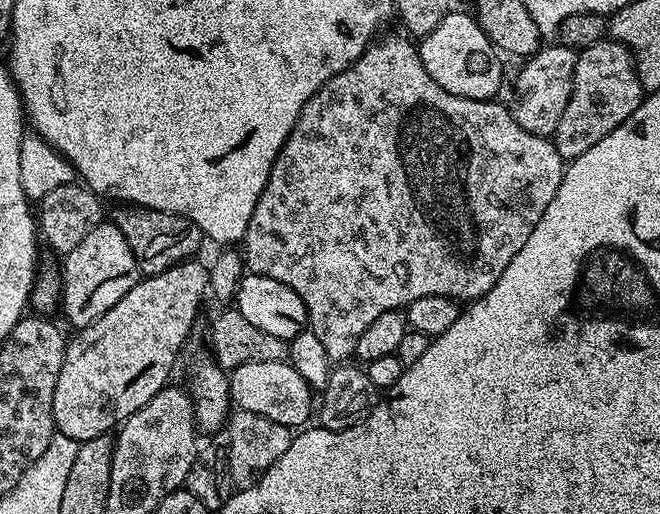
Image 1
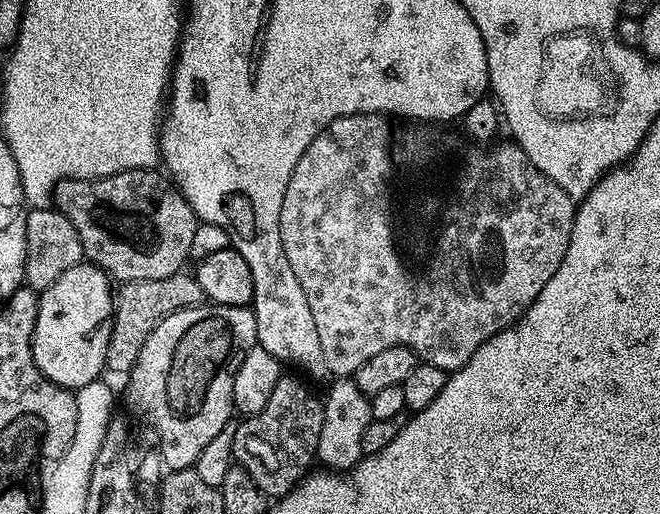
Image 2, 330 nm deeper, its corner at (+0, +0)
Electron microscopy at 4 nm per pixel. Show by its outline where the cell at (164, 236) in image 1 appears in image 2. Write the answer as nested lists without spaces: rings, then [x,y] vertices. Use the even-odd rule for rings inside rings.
[[[135,168],[97,180],[60,180],[54,193],[54,207],[66,218],[70,218],[78,238],[82,242],[84,260],[97,264],[113,281],[157,280],[170,278],[170,274],[181,271],[190,260],[190,245],[198,221],[190,202],[167,175],[151,168]]]

